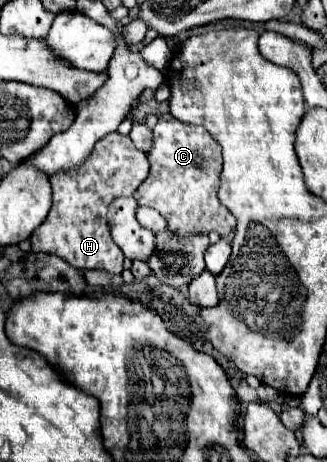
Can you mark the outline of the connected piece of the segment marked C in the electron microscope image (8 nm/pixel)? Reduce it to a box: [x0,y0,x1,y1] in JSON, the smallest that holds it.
[132,112,236,238]

